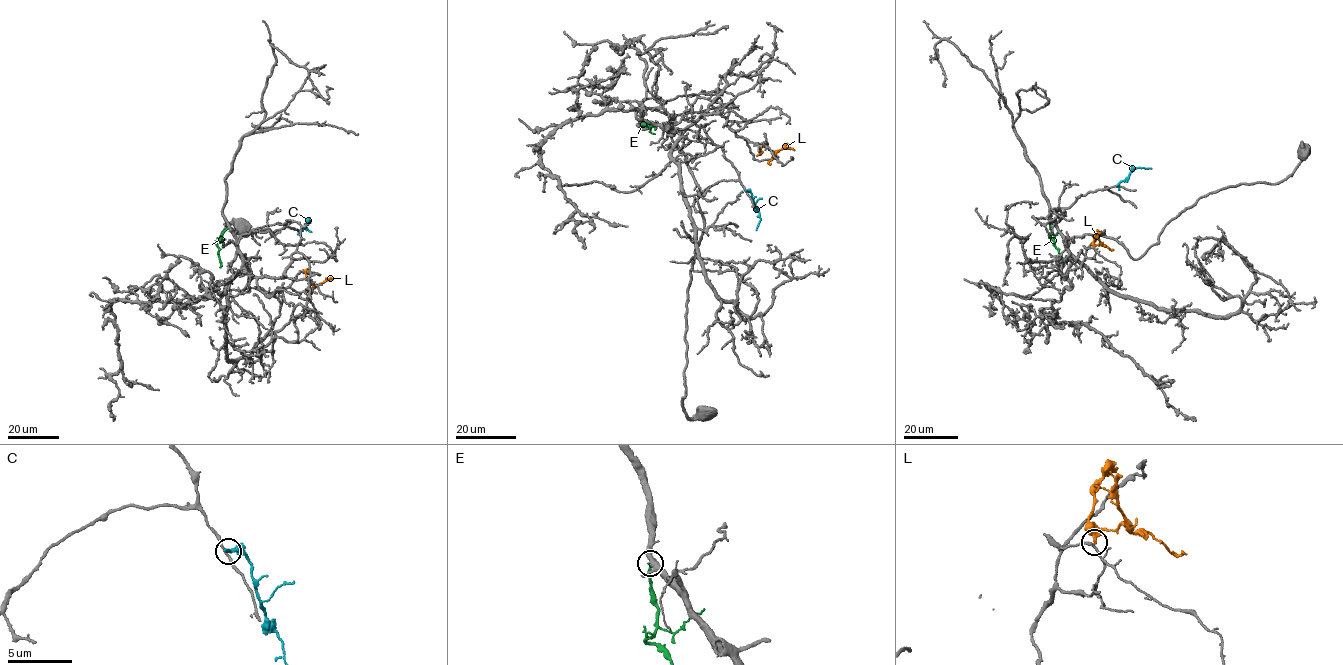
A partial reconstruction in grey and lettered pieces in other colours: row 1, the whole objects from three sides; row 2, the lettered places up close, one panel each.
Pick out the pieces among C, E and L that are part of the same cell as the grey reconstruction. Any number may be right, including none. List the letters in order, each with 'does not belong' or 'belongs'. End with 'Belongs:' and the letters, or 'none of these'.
C: does not belong
E: belongs
L: does not belong
Belongs: E

